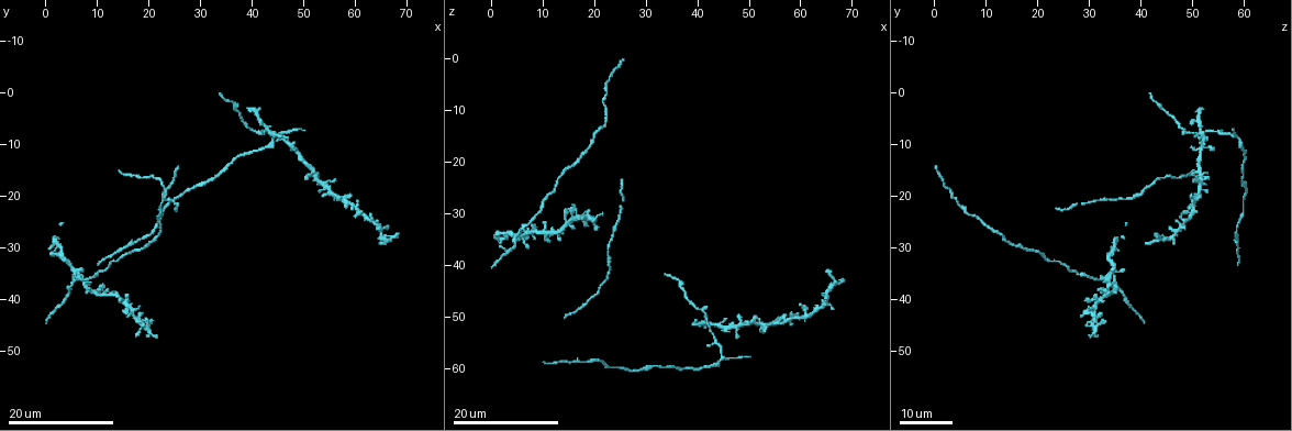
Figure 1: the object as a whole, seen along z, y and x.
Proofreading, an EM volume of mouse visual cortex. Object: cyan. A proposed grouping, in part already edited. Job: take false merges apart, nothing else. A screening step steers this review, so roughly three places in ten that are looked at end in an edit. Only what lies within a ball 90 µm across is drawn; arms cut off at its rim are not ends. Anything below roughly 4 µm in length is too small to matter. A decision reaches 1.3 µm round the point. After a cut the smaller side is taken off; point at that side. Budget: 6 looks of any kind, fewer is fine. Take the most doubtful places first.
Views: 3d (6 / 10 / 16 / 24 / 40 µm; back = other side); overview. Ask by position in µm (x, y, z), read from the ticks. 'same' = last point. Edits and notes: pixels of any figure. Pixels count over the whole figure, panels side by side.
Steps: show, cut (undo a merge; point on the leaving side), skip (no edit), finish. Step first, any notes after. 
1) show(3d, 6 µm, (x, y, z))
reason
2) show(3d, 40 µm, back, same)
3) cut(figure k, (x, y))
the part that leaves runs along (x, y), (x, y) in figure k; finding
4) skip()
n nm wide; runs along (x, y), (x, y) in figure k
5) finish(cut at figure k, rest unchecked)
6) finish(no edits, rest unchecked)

show(3d, 24 µm, (5.0, 37.5, 34.0))
arms run side by side

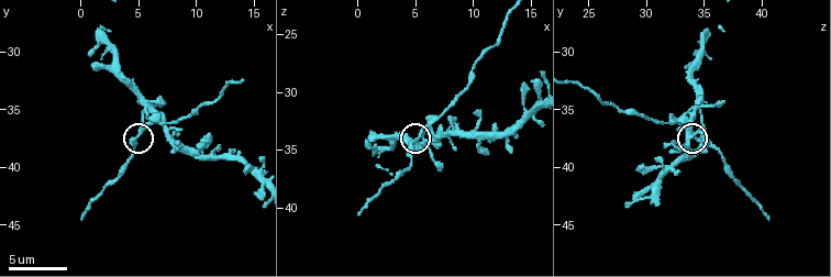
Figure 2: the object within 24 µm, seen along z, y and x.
show(3d, 10 µm, (4.8, 37.4, 34.4))

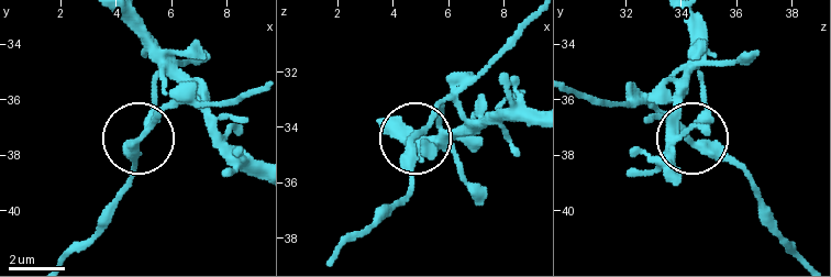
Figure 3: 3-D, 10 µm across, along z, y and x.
skip()
4 arms; one neuron here

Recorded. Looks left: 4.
show(3d, 24 µm, (42.0, 8.0, 51.5))
four-way junction

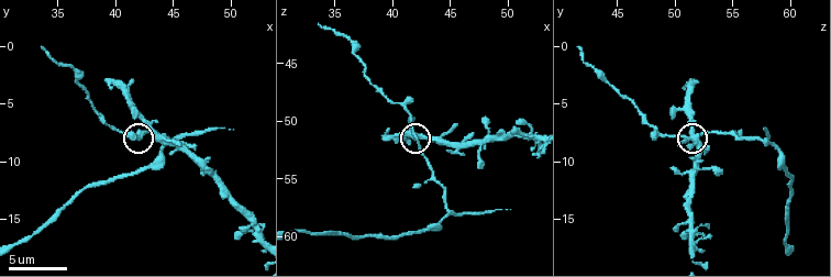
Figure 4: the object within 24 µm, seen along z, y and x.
show(3d, 10 µm, (42.0, 8.0, 51.8))
zoom in

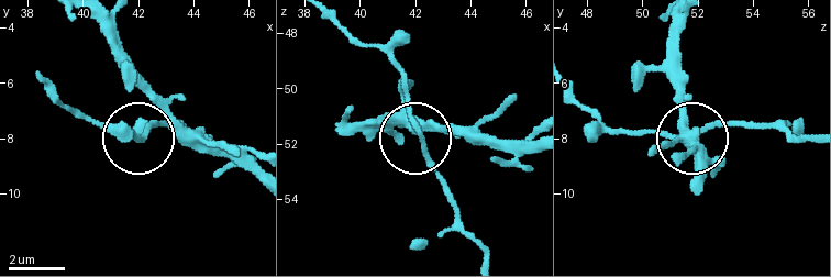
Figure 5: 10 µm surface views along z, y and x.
skip()
130 nm wide; runs along (487, 253), (463, 224), (423, 146), (390, 50) in figure 5; all the same neuron

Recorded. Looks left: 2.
show(3d, 16 µm, (19.5, 29.5, 16.0))

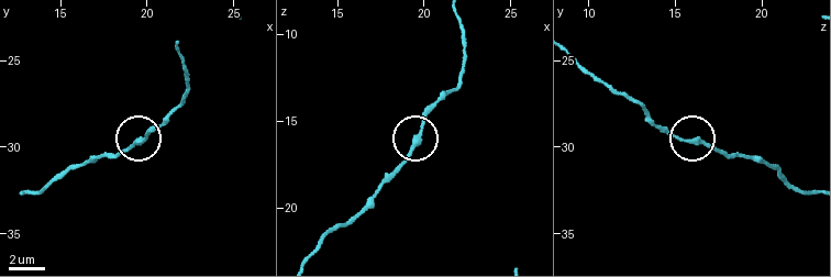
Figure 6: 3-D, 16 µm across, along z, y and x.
show(3d, 10 µm, (19.6, 29.8, 16.5))
zoom in

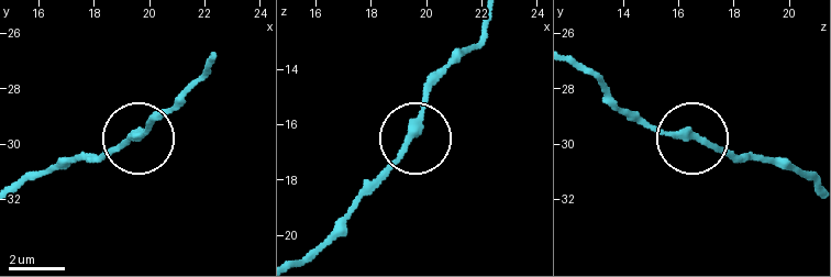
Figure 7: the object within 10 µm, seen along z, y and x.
skip()
260 nm wide; continuous, no second neuron

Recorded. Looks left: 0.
finish(no edits, rest unchecked)

